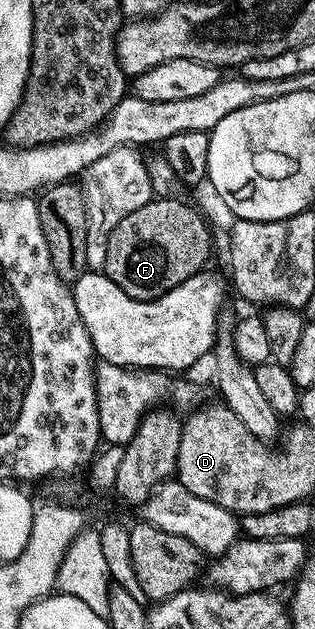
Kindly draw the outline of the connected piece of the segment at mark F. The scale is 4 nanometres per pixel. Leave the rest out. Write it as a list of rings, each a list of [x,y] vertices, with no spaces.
[[[152,197],[137,212],[129,212],[113,228],[103,270],[123,291],[134,298],[159,298],[177,288],[189,276],[208,265],[211,230],[207,222],[182,197]]]

